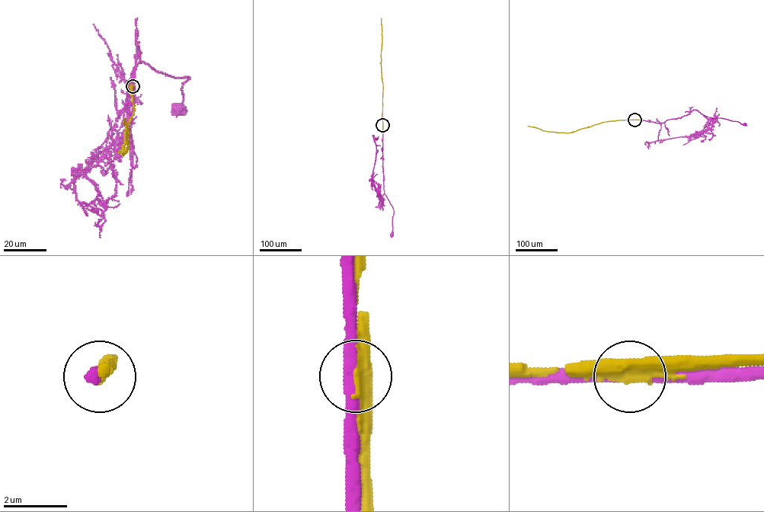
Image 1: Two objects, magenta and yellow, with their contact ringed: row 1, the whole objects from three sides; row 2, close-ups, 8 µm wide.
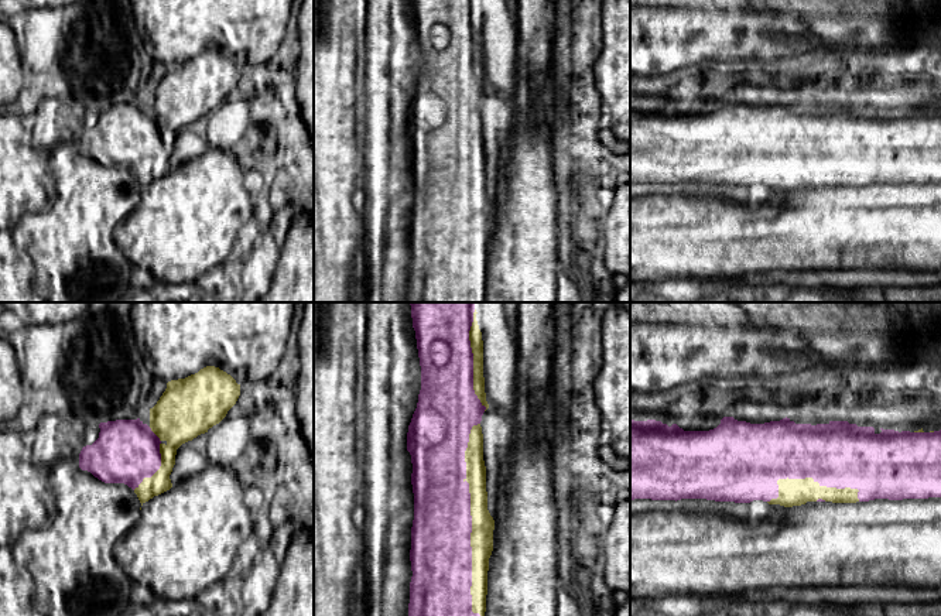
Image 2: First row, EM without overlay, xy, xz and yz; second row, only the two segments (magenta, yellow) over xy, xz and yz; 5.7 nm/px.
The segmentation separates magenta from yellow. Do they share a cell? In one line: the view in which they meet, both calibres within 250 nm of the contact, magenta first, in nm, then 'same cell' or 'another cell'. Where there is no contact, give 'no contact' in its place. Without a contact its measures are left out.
xz | 340/130 nm | another cell

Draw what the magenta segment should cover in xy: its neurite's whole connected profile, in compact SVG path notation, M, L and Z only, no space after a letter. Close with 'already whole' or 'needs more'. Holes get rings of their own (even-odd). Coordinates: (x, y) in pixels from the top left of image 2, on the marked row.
M137 420L99 424L99 438L82 448L79 468L105 483L124 483L133 490L161 466L160 438Z | already whole

